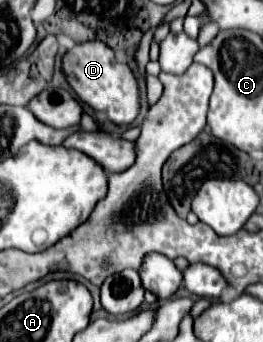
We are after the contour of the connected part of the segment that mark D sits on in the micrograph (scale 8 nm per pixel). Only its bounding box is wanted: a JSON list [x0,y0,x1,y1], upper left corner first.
[63,40,141,126]

